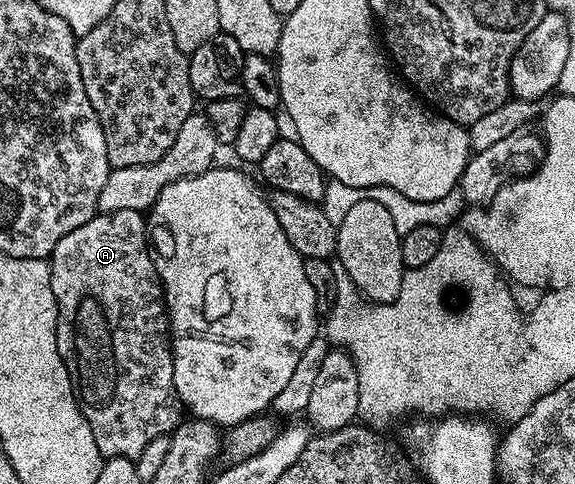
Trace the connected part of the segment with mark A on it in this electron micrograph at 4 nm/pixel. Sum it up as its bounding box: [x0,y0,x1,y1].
[50,210,182,460]

